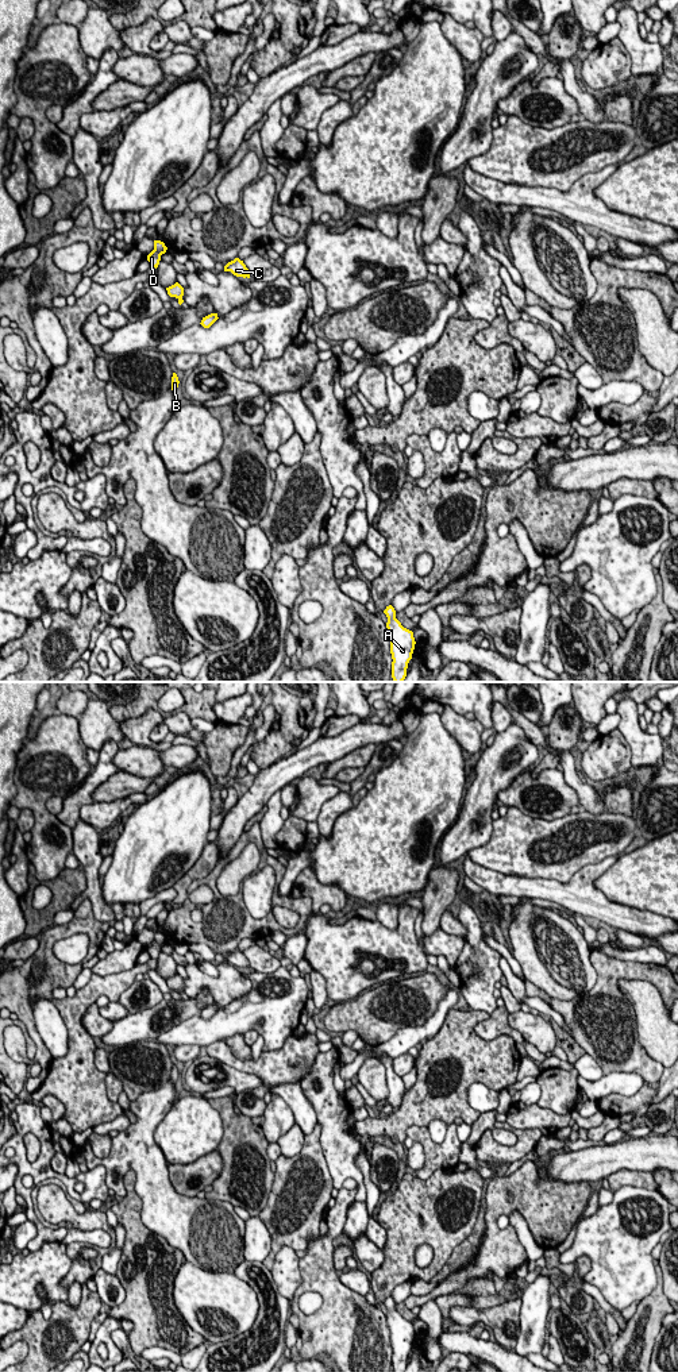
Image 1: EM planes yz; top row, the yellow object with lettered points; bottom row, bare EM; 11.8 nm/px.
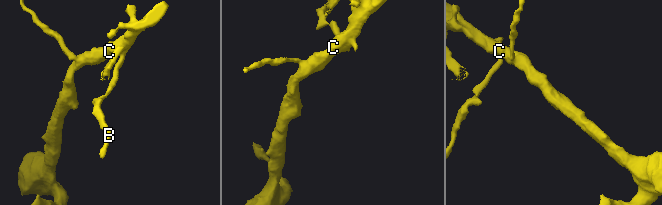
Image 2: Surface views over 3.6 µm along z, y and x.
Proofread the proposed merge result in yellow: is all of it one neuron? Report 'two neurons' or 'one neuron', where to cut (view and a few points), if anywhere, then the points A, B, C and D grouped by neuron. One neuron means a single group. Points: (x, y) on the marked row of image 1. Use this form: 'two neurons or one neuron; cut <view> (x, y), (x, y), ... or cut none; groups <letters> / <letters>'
two neurons; cut yz (154, 247), (161, 254); groups A B C / D

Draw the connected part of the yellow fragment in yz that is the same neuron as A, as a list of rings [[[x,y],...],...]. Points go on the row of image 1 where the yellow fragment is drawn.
[[[392,605],[386,606],[384,613],[388,617],[386,628],[390,640],[392,654],[392,678],[394,682],[402,682],[407,677],[408,663],[415,650],[413,632],[404,628],[396,618],[396,610]]]

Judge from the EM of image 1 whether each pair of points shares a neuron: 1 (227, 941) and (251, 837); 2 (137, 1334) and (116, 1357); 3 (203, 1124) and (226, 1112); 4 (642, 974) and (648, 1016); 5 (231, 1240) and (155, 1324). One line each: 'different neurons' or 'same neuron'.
1: same neuron
2: different neurons
3: different neurons
4: different neurons
5: different neurons

